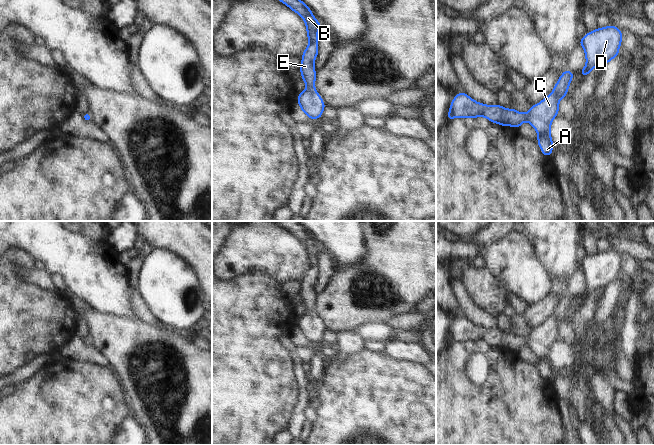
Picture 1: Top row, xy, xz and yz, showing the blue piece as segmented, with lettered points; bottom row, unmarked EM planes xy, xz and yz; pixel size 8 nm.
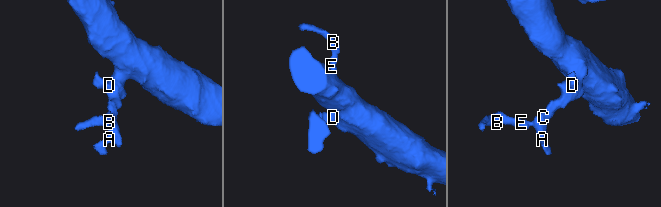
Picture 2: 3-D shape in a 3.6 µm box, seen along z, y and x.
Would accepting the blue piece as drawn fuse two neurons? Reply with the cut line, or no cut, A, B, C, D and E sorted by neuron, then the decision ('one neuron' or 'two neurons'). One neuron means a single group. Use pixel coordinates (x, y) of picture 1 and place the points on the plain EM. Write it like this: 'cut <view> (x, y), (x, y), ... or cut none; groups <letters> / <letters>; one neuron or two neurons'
cut none; groups A B C D E; one neuron

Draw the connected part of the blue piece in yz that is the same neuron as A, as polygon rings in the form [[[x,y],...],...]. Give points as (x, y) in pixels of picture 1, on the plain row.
[[[566,294],[558,303],[553,315],[540,327],[532,329],[525,338],[517,336],[514,332],[506,333],[499,328],[489,330],[481,328],[470,322],[466,317],[460,316],[452,324],[447,344],[452,342],[485,341],[493,347],[502,350],[519,352],[526,344],[538,357],[537,366],[544,380],[550,380],[553,375],[551,362],[552,344],[559,338],[559,326],[566,321],[568,311],[574,296]]]

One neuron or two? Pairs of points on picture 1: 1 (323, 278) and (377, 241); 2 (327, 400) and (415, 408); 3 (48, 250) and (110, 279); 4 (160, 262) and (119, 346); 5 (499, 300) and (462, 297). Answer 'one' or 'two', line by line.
1: two
2: one
3: one
4: two
5: two

